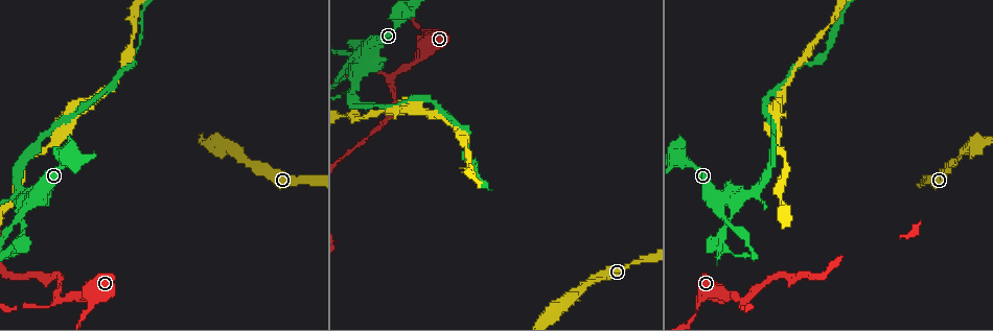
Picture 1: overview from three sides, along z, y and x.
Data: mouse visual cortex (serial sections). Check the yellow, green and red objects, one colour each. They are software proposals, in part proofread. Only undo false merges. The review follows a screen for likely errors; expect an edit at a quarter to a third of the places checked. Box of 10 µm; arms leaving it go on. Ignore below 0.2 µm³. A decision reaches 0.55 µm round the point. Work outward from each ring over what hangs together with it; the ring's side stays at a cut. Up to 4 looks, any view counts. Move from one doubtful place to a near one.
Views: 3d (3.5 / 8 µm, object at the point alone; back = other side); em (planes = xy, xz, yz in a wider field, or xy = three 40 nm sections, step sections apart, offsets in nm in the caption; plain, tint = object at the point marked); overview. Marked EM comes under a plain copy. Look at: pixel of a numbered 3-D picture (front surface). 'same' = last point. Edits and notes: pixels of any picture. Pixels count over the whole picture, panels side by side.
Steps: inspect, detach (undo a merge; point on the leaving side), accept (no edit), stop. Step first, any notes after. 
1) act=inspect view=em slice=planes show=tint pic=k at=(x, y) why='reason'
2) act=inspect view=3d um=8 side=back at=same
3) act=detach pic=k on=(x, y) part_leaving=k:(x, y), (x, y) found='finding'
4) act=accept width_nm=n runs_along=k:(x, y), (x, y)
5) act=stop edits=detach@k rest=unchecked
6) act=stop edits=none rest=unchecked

act=inspect view=3d um=3.5 pic=1 at=(734, 205) why='abrupt turn'

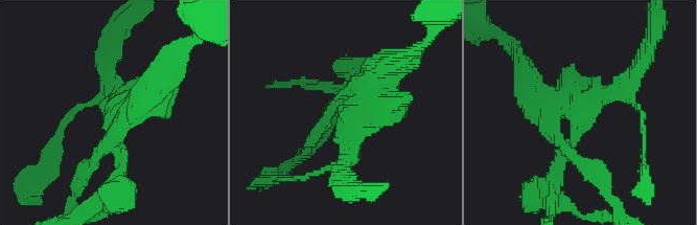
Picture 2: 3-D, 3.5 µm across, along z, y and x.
act=inspect view=em slice=xy step=2 show=tint pic=2 at=(110, 117) arm_widths_nm=200,450 why='need the tissue'

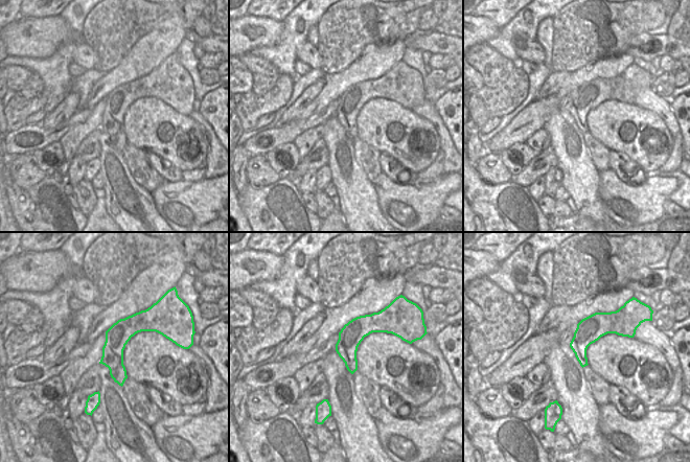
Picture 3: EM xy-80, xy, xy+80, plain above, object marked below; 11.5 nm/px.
act=detach pic=2 on=(355, 135) width_nm=280 part_leaving=2:(385, 92), (340, 171) found='two cells meet here'

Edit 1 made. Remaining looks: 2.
act=inspect view=3d um=3.5 pic=1 at=(744, 298) why='arms part here'

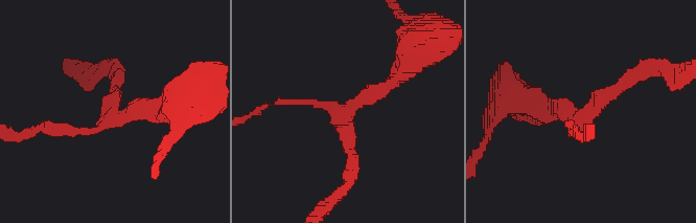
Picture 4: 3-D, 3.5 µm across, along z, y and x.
act=inspect view=em slice=xy step=1 show=tint pic=4 at=(580, 116) arms=3 arm_widths_nm=150,200,200 why='need the tissue'

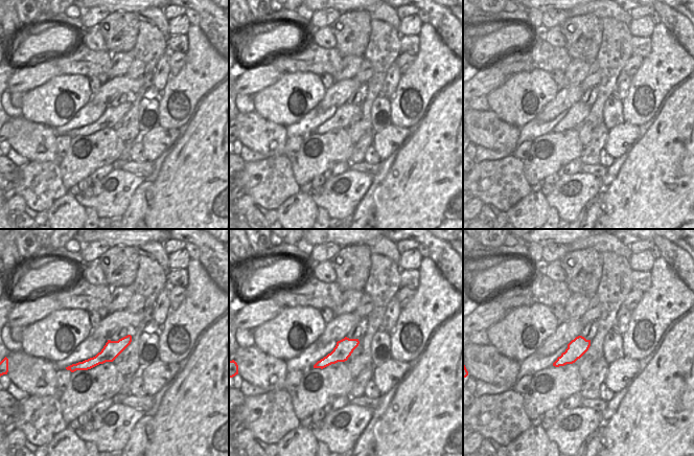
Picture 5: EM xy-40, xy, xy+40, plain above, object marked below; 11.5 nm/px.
act=accept runs_along=5:(129, 338), (97, 360), (72, 367) found='all the same cell'

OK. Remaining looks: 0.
act=stop edits=detach@2 rest=unchecked

